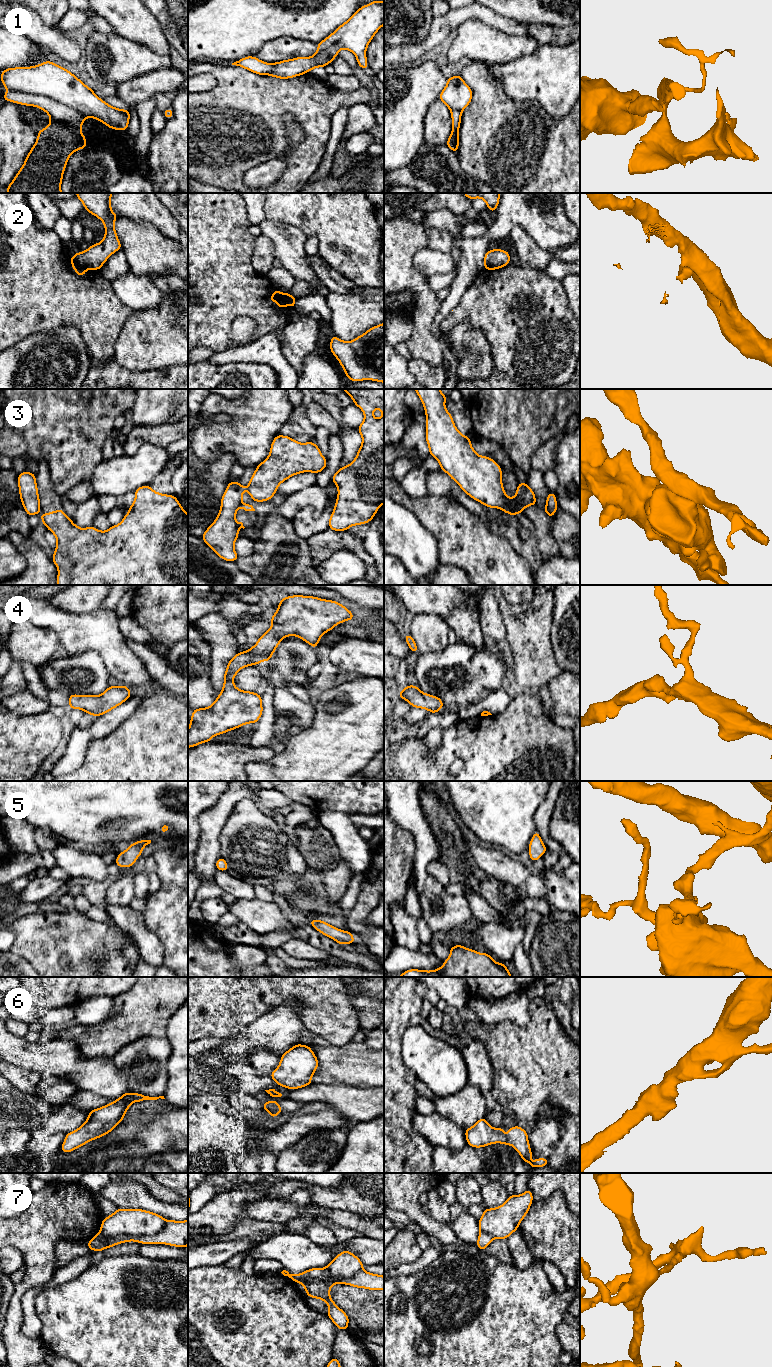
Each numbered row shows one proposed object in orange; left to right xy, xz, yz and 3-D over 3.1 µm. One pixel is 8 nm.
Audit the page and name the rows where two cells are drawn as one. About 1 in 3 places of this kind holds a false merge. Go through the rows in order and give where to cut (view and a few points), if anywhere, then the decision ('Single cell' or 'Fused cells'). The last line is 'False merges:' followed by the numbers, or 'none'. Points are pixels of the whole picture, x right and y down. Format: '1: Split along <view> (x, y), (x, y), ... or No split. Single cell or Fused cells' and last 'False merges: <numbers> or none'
1: Split along xy (8, 90), (44, 95), (73, 107), (87, 116). Fused cells
2: Split along xz (285, 293), (281, 307). Fused cells
3: Split along yz (503, 510), (508, 510), (511, 513). Fused cells
4: No split. Single cell
5: No split. Single cell
6: No split. Single cell
7: Split along xy (166, 1221), (153, 1235), (105, 1236), (100, 1232). Fused cells
False merges: 1, 2, 3, 7

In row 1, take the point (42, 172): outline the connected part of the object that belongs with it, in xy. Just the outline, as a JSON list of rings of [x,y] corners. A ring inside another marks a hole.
[[[7,91],[3,100],[40,108],[50,117],[49,125],[38,131],[37,140],[26,156],[23,166],[6,187],[7,193],[62,193],[61,183],[69,157],[77,150],[87,147],[86,137],[81,131],[87,116],[74,108],[37,94]]]

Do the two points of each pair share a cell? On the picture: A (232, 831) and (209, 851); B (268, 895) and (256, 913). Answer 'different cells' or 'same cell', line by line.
A: different cells
B: different cells

